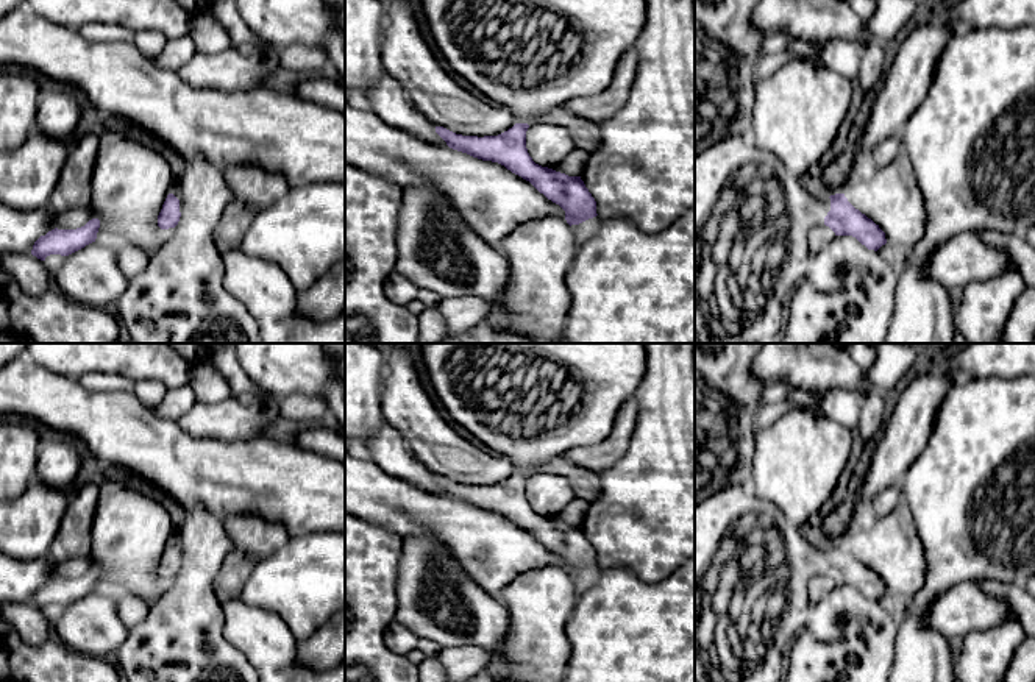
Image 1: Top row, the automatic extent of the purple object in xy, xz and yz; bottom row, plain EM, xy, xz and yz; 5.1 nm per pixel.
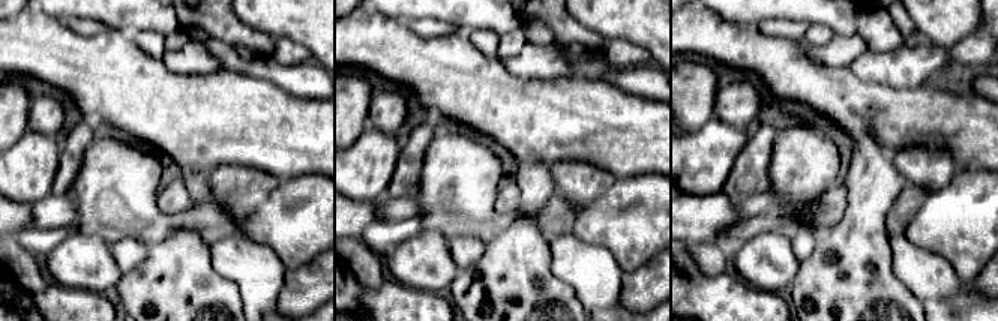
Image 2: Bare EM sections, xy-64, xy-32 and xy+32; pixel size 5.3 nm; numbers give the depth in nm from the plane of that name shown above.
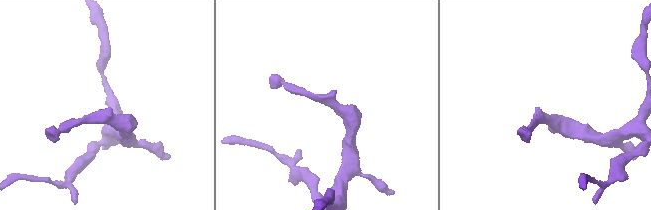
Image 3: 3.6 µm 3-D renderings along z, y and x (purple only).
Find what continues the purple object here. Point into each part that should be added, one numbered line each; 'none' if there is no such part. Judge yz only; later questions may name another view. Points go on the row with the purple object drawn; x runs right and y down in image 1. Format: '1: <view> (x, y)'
1: yz (714, 167)

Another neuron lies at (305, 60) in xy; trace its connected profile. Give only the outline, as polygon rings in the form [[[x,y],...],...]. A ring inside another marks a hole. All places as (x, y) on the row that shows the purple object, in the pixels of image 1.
[[[290,45],[279,52],[278,67],[301,73],[322,73],[329,67],[328,55],[322,47],[314,45]]]

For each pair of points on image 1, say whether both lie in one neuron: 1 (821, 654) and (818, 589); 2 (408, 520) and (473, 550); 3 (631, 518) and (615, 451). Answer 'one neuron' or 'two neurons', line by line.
1: two neurons
2: one neuron
3: two neurons

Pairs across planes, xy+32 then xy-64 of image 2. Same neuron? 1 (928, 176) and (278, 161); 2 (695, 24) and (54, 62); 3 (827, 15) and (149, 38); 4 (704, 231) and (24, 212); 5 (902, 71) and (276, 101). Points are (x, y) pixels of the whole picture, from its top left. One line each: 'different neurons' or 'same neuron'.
1: different neurons
2: same neuron
3: different neurons
4: same neuron
5: different neurons

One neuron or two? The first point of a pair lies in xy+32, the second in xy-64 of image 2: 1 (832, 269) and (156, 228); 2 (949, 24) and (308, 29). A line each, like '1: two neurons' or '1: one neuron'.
1: two neurons
2: one neuron

